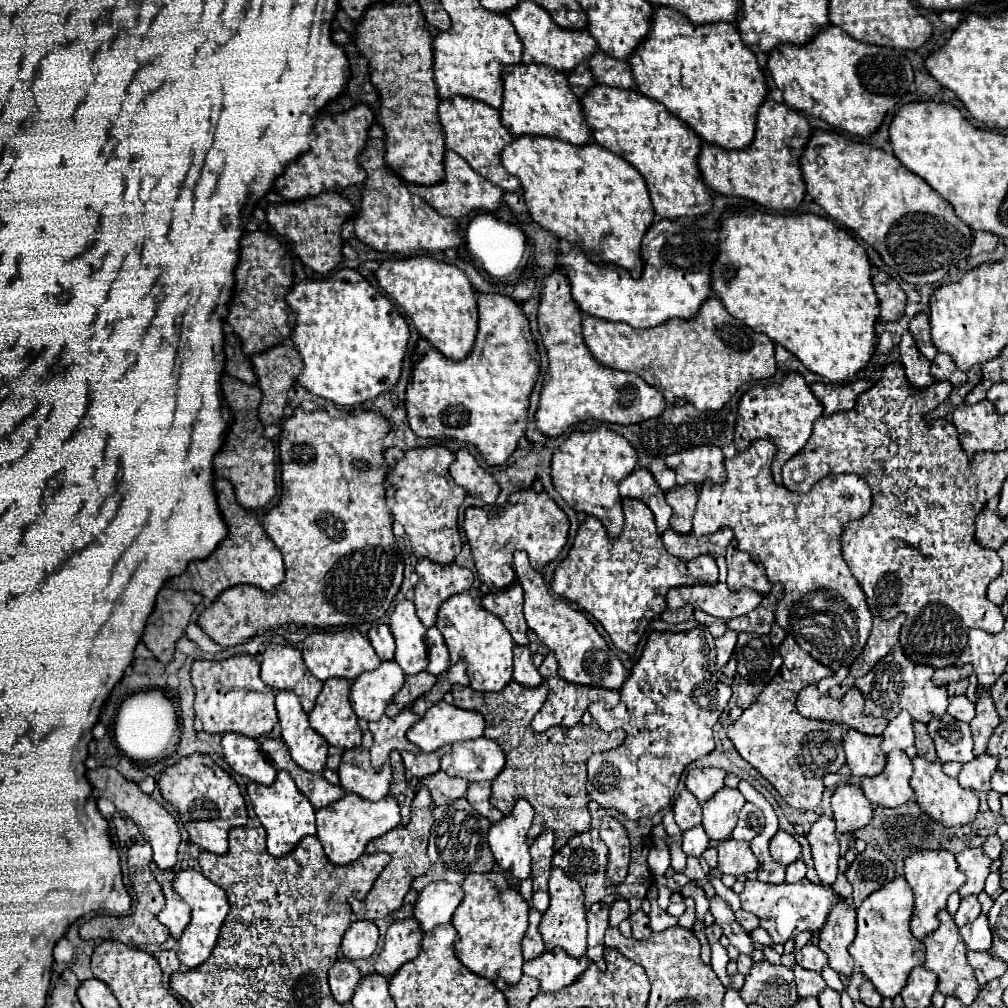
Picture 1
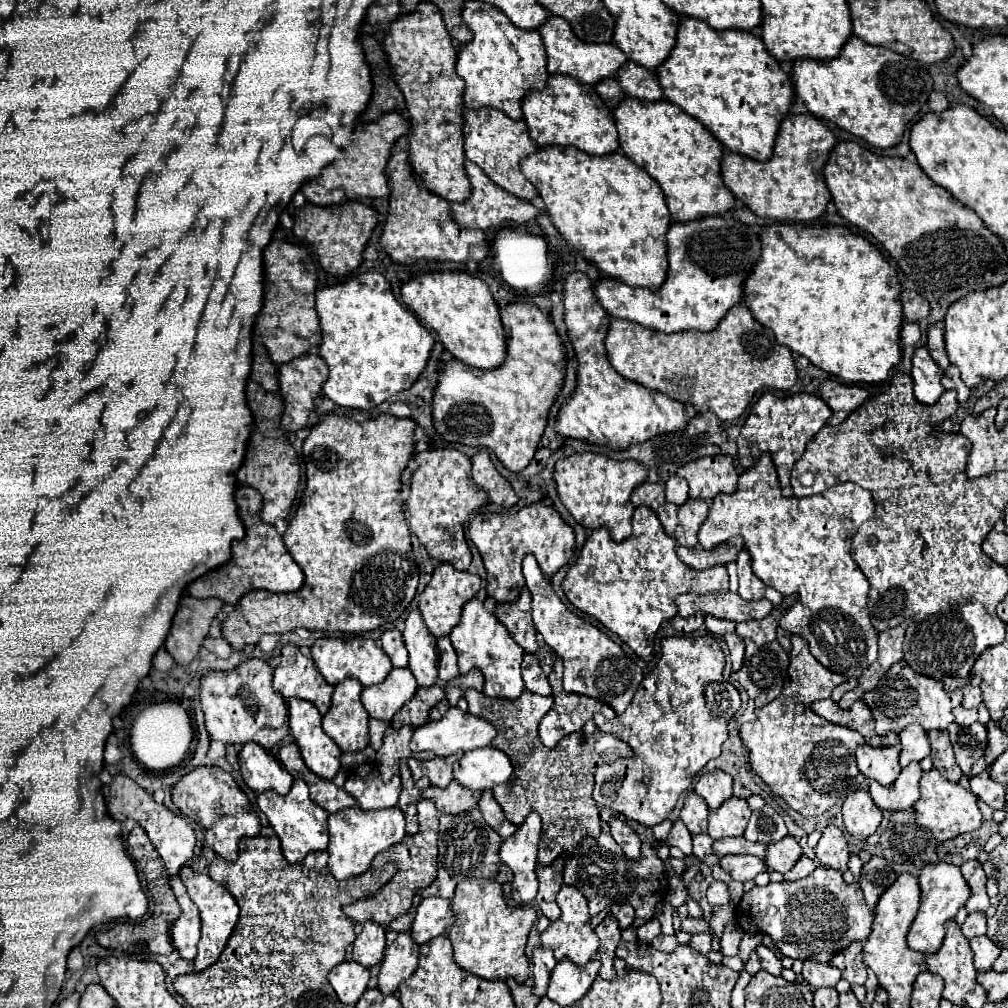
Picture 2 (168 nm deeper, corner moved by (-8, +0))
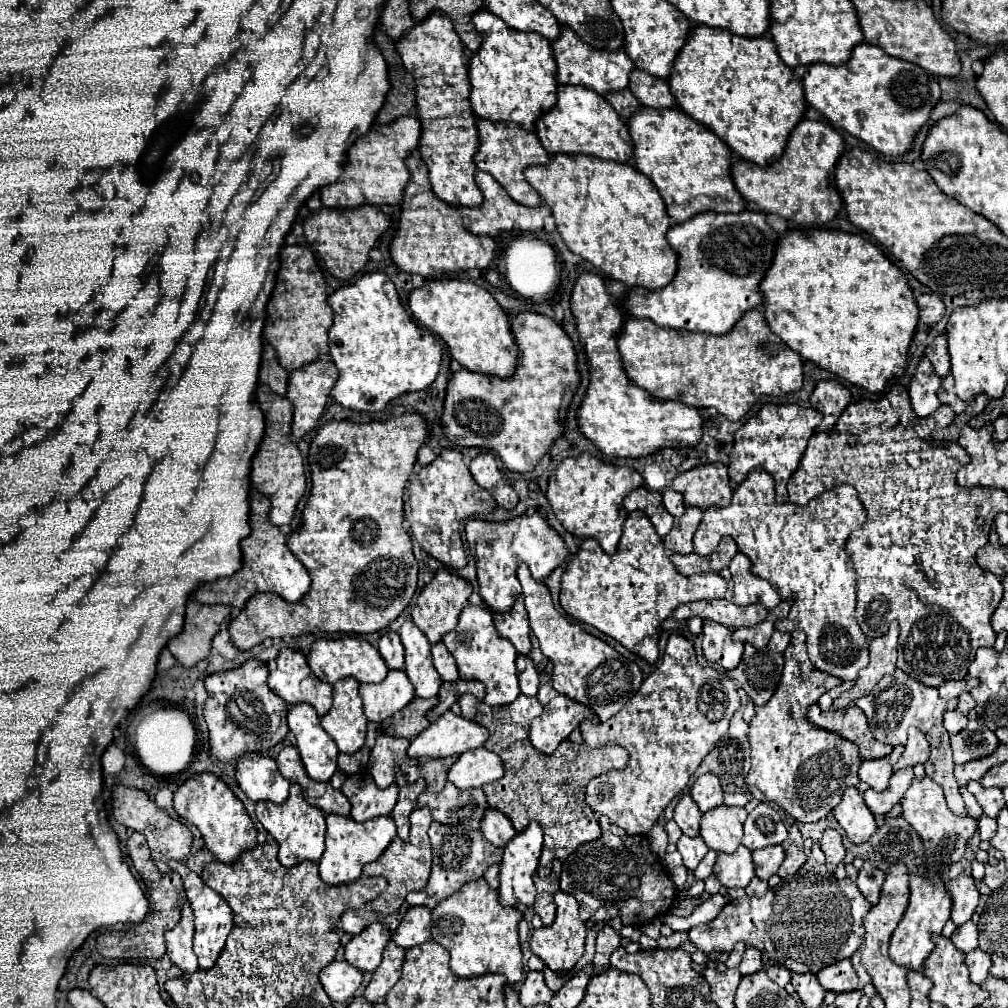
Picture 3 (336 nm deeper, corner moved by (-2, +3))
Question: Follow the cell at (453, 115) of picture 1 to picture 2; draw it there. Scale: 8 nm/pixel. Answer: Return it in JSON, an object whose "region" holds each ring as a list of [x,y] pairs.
{"region":[[[481,107],[479,111],[465,109],[463,113],[463,137],[465,137],[465,157],[477,163],[499,187],[509,193],[533,201],[537,197],[537,189],[523,177],[519,171],[519,161],[535,151],[539,151],[537,143],[531,141],[527,133],[527,125],[523,119],[511,119],[503,111]]]}

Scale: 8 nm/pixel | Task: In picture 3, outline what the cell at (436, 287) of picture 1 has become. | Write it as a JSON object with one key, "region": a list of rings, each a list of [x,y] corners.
{"region":[[[431,280],[427,282],[425,288],[417,288],[411,292],[409,308],[419,324],[423,324],[425,328],[439,334],[445,340],[451,356],[467,370],[497,376],[497,378],[513,376],[517,368],[519,350],[517,350],[515,338],[511,336],[511,324],[509,324],[505,310],[497,304],[497,300],[485,288],[473,284],[471,280]]]}

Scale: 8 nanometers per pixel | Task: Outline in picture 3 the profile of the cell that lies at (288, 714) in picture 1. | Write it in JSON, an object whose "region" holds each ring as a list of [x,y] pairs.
{"region":[[[297,704],[287,714],[289,730],[295,734],[301,760],[315,782],[329,782],[337,770],[337,746],[321,728],[319,716],[311,704]]]}

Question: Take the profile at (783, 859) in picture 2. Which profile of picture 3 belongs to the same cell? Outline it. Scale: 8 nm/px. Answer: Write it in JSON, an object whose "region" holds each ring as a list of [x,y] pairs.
{"region":[[[769,846],[757,852],[751,852],[751,858],[755,866],[755,876],[761,880],[769,880],[773,874],[777,874],[781,860],[785,858],[785,850],[783,846]]]}

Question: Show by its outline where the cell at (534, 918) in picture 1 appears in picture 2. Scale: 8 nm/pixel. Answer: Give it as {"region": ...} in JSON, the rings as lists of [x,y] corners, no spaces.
{"region":[[[535,947],[533,949],[533,957],[531,957],[531,963],[533,963],[533,981],[535,981],[535,993],[539,997],[545,995],[547,991],[547,983],[549,983],[549,975],[555,967],[555,957],[553,957],[553,951],[547,951],[545,947]]]}

